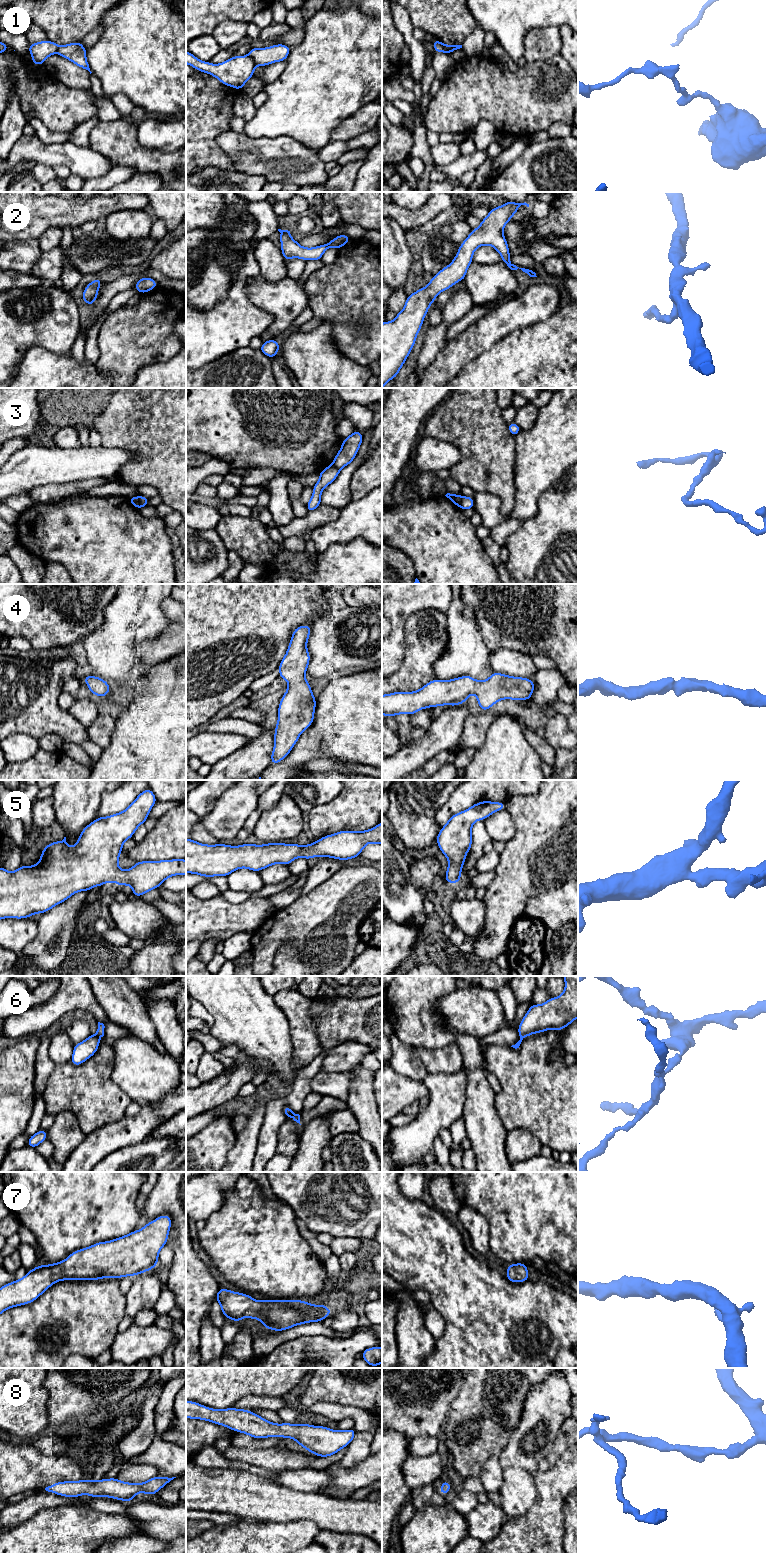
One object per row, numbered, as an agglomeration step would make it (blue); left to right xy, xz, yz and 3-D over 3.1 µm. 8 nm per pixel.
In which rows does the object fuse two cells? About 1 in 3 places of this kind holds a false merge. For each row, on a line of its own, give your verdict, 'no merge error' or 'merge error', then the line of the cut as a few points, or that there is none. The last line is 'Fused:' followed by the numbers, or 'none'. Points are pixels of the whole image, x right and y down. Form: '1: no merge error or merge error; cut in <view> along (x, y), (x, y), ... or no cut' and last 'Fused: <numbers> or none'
1: merge error; cut in xz along (248, 55), (256, 65)
2: no merge error; no cut
3: merge error; cut in xy along (137, 496), (141, 506)
4: no merge error; no cut
5: no merge error; no cut
6: merge error; cut in xy along (95, 1035), (99, 1038)
7: no merge error; no cut
8: no merge error; no cut
Fused: 1, 3, 6

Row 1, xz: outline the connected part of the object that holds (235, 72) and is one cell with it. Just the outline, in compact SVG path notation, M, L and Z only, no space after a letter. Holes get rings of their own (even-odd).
M186 51L186 64L202 73L208 73L216 77L222 84L238 90L243 89L244 84L253 77L256 66L249 55L233 56L220 64L211 64L199 60L189 51Z

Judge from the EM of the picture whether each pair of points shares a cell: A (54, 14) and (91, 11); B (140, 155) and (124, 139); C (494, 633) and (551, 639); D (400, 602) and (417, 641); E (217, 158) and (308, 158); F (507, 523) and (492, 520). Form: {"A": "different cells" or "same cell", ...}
{"A": "same cell", "B": "same cell", "C": "same cell", "D": "different cells", "E": "different cells", "F": "different cells"}

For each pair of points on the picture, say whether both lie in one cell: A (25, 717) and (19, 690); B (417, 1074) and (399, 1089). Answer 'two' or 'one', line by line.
A: one
B: two

